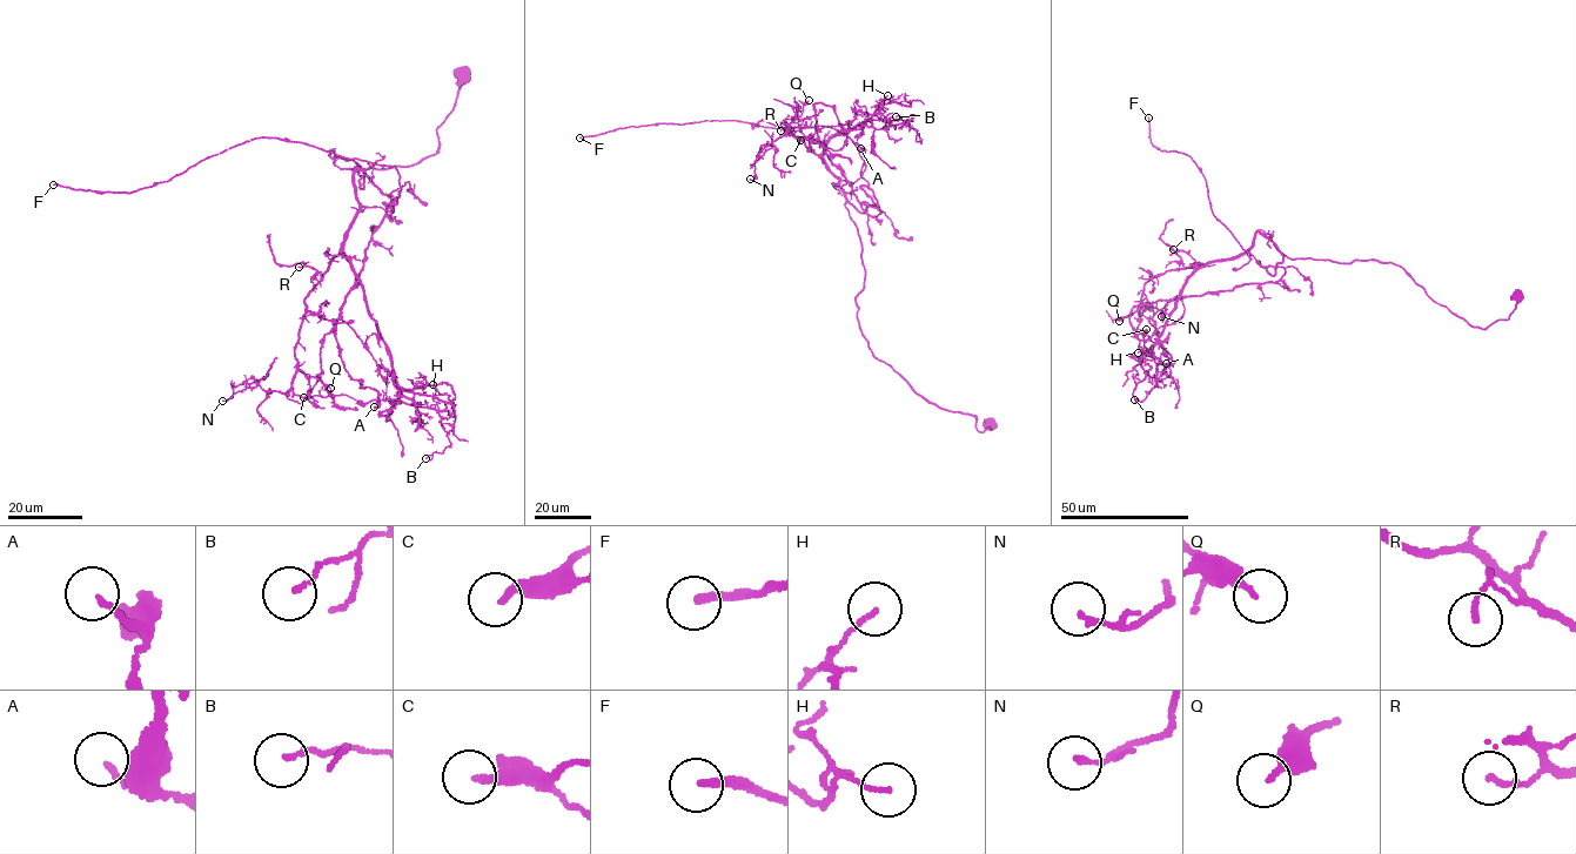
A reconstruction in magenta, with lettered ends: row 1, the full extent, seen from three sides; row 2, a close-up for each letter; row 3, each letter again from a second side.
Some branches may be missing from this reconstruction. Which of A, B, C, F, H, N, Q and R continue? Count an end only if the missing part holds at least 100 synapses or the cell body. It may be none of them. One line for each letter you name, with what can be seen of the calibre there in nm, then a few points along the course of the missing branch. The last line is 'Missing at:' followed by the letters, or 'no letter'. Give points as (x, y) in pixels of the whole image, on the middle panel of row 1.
F: Thickness 220 nm
Missing at: F

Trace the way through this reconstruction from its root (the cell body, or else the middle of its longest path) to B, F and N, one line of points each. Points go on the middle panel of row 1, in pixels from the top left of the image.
B: (991, 424), (927, 403), (857, 321), (862, 241), (823, 148), (860, 123), (914, 116), (896, 116)
F: (991, 424), (927, 403), (863, 334), (862, 241), (844, 204), (876, 206), (849, 138), (713, 120), (579, 138)
N: (991, 424), (927, 403), (872, 354), (857, 316), (862, 241), (824, 157), (784, 120), (750, 179)

